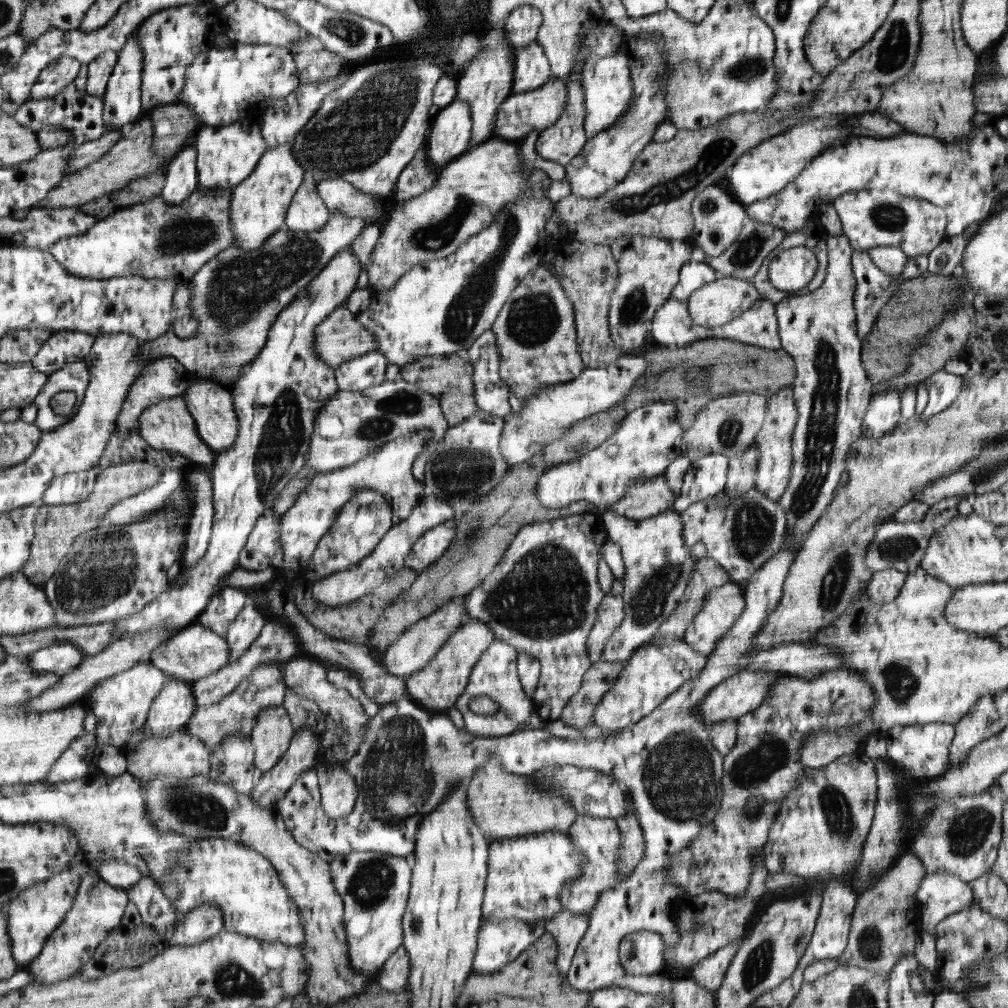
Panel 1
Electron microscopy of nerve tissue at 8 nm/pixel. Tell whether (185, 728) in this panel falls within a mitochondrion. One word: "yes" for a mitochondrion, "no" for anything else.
no

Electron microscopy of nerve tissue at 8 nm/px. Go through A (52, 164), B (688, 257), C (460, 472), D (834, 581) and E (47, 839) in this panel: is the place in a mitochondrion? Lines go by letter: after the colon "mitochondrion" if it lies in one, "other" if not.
A: mitochondrion
B: other
C: mitochondrion
D: mitochondrion
E: other

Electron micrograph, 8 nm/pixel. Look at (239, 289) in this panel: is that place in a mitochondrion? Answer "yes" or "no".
yes

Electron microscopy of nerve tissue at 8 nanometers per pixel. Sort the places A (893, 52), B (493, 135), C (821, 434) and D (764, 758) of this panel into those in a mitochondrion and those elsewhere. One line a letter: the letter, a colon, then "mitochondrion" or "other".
A: mitochondrion
B: other
C: mitochondrion
D: mitochondrion

